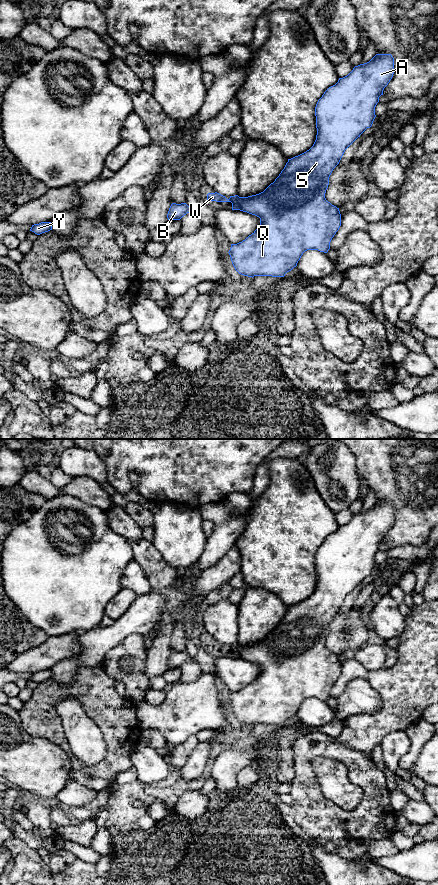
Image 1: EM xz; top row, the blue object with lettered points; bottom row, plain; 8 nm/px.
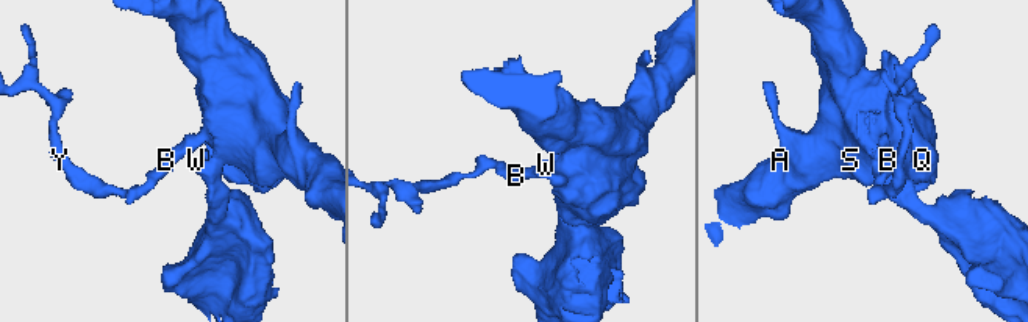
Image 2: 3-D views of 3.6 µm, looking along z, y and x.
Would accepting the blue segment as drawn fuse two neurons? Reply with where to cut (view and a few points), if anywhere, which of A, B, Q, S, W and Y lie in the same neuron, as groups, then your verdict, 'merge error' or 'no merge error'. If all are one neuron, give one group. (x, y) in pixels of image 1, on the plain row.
cut in xz along (238, 645), (239, 657); A B Q S Y / W; merge error

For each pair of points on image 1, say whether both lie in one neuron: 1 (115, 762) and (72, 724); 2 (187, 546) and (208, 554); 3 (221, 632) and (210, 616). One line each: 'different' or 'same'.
1: different
2: different
3: same

